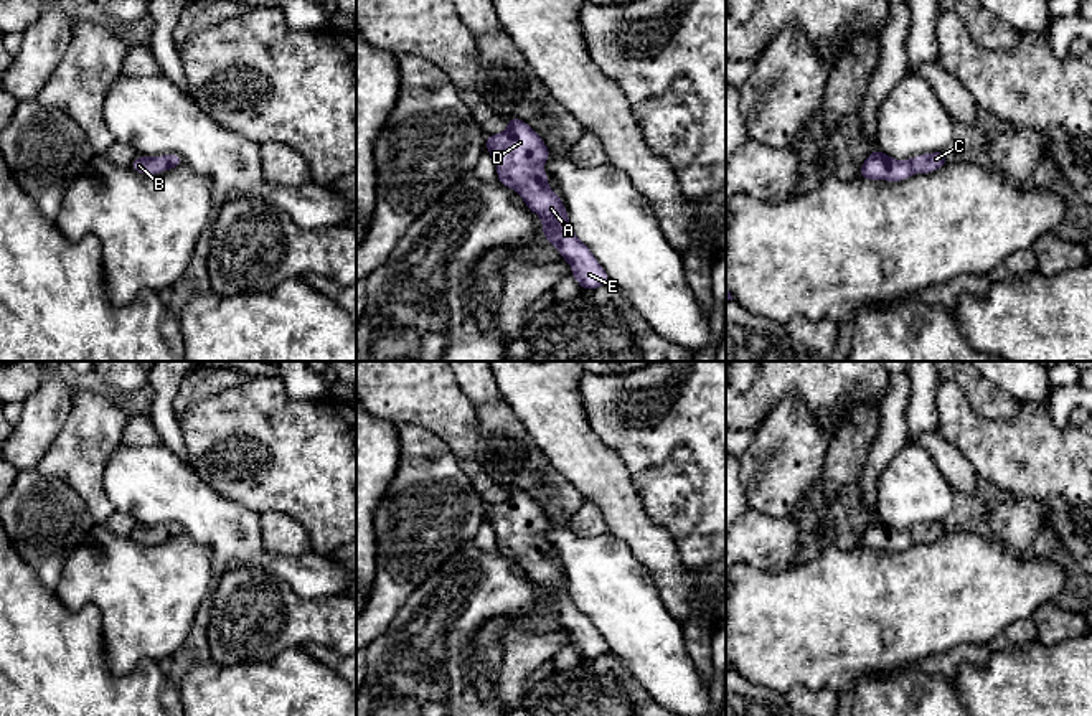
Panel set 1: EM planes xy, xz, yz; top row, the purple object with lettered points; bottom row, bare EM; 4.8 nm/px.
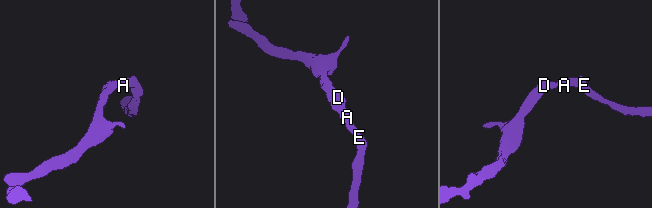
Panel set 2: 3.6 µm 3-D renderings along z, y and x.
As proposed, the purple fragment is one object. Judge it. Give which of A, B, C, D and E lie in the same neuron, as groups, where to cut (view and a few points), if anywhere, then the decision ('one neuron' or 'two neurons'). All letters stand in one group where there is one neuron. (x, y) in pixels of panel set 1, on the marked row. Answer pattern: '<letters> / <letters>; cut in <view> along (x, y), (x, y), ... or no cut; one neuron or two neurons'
A B C D E; no cut; one neuron

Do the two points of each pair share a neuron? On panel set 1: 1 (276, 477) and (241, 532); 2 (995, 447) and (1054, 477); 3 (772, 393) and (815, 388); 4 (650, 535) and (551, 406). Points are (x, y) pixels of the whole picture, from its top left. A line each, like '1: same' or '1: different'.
1: different
2: same
3: same
4: same

